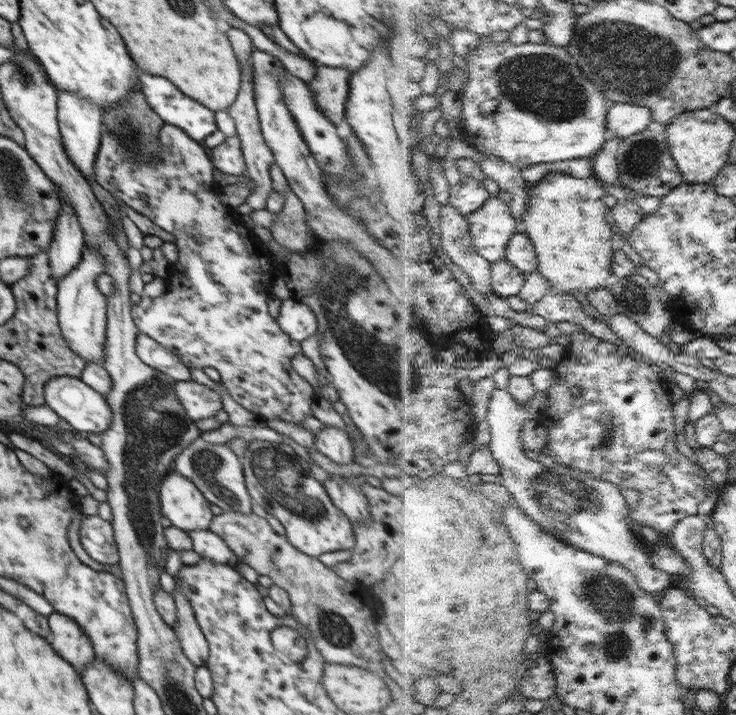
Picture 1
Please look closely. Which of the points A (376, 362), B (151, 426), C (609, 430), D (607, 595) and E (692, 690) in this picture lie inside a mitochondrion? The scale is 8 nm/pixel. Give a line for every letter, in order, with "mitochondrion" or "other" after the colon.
A: mitochondrion
B: mitochondrion
C: mitochondrion
D: mitochondrion
E: other

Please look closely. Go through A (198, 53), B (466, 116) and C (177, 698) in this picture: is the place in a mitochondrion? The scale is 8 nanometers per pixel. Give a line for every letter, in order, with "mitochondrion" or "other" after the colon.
A: other
B: other
C: mitochondrion

